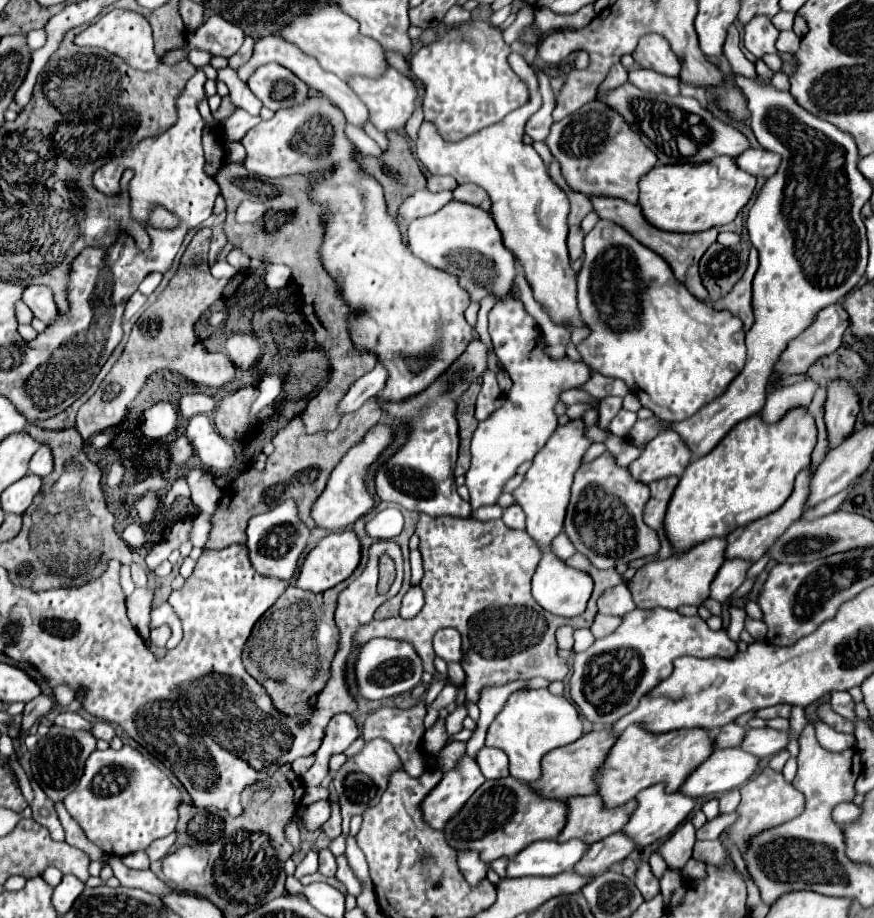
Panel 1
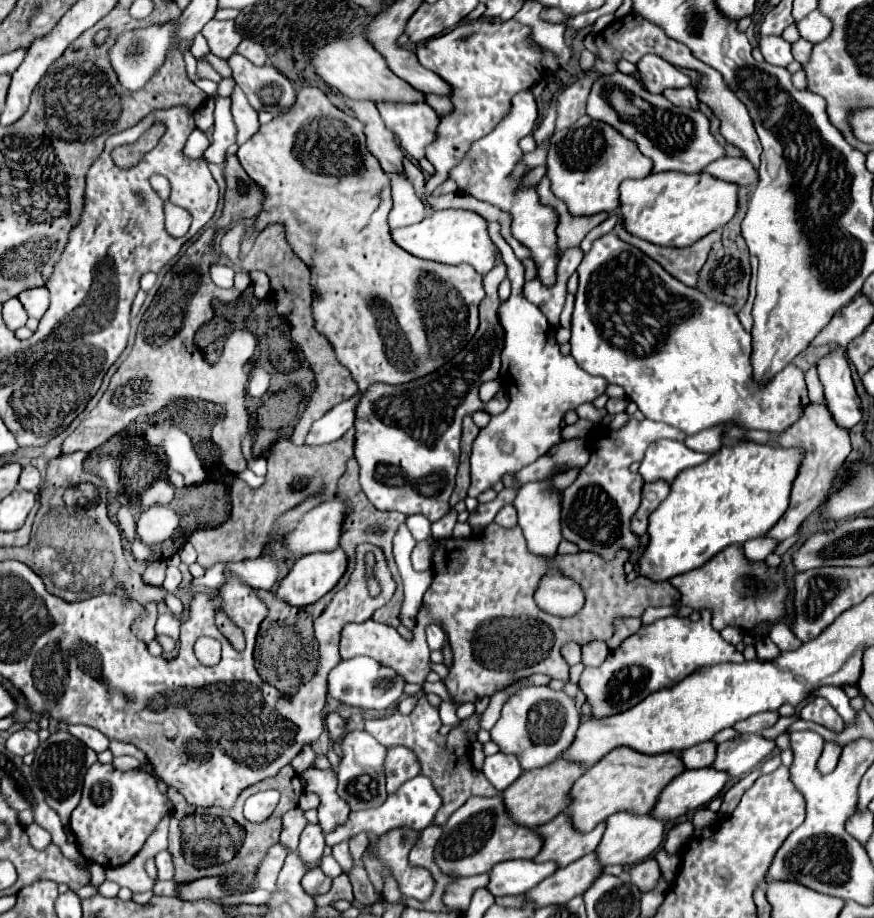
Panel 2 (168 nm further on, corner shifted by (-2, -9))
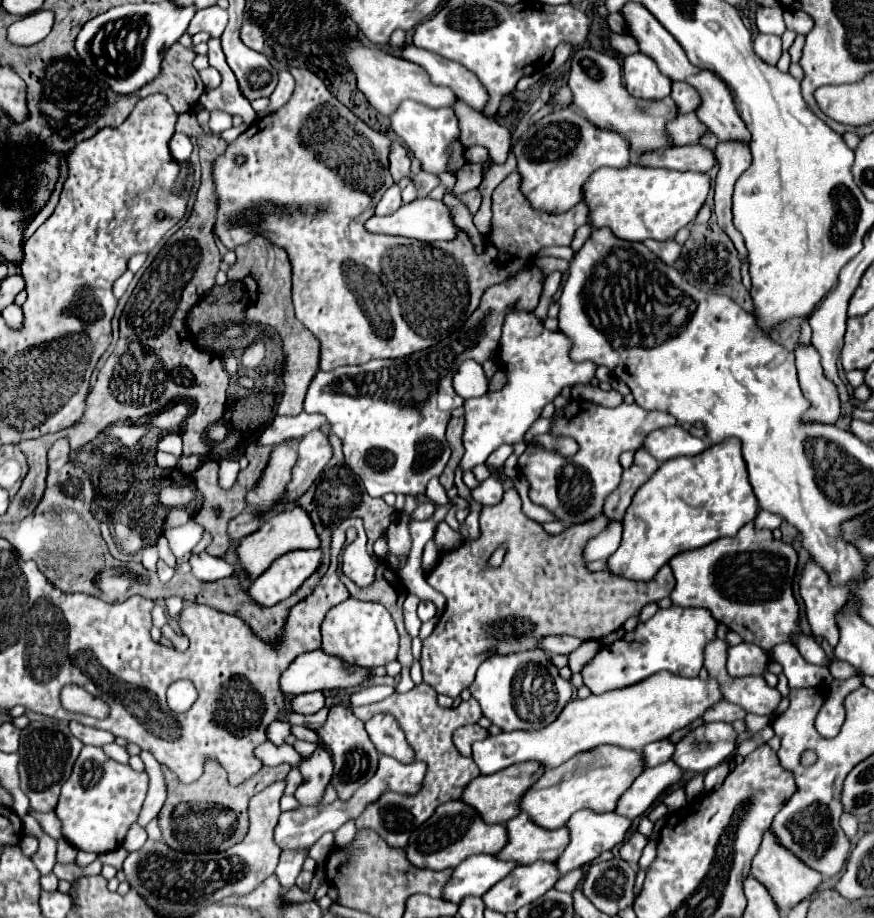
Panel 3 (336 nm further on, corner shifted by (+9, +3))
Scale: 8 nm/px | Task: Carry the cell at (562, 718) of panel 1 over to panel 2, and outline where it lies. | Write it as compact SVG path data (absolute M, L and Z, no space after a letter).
M527 686L505 702L501 718L491 728L491 740L503 754L515 754L523 772L529 772L563 756L575 740L579 722L579 710L575 708L573 698L545 686Z

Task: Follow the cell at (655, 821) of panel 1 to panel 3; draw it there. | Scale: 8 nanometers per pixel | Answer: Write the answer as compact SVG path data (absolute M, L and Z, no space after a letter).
M580 810L576 812L568 822L566 828L570 832L570 842L566 846L566 850L556 858L556 868L560 872L560 876L568 874L570 870L576 870L588 862L592 862L596 856L602 854L602 850L612 850L616 844L624 842L626 832L630 830L632 820L618 816L616 812L604 812L604 814L596 814L592 810Z

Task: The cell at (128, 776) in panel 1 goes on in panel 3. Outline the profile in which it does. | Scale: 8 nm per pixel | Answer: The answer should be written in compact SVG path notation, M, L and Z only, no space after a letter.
M84 746L72 776L62 786L58 804L54 808L60 824L62 836L78 850L86 852L110 852L122 846L126 832L132 822L136 822L142 802L148 790L148 774L136 772L128 764L120 764L104 754L102 748Z

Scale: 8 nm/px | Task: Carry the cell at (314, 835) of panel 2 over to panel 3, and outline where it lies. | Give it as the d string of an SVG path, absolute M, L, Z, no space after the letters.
M284 850L280 854L280 862L278 862L274 874L284 890L290 890L294 886L296 876L300 874L306 856L308 856L306 850Z

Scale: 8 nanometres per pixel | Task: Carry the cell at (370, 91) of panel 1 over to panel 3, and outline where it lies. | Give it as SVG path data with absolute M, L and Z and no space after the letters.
M406 100L390 116L392 130L402 138L402 142L412 150L412 154L422 162L422 170L430 174L442 174L442 172L452 172L448 170L448 158L450 158L450 144L460 138L460 128L458 128L458 118L452 108L424 108L418 102Z

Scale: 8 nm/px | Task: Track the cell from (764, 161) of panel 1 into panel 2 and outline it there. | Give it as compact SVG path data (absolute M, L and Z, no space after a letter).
M721 158L709 164L703 172L709 172L721 180L735 182L739 186L755 186L759 182L759 172L747 158Z

